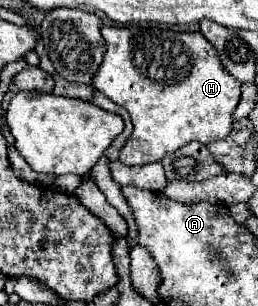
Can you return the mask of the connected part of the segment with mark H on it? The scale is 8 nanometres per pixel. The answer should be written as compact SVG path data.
M104 26L102 36L106 42L106 56L98 74L94 76L92 86L118 106L126 108L134 124L132 136L120 150L120 162L128 166L160 162L168 152L174 152L192 140L208 144L224 138L232 130L232 114L240 100L240 82L222 68L216 50L200 32L150 28L142 30L140 40L140 28Z

